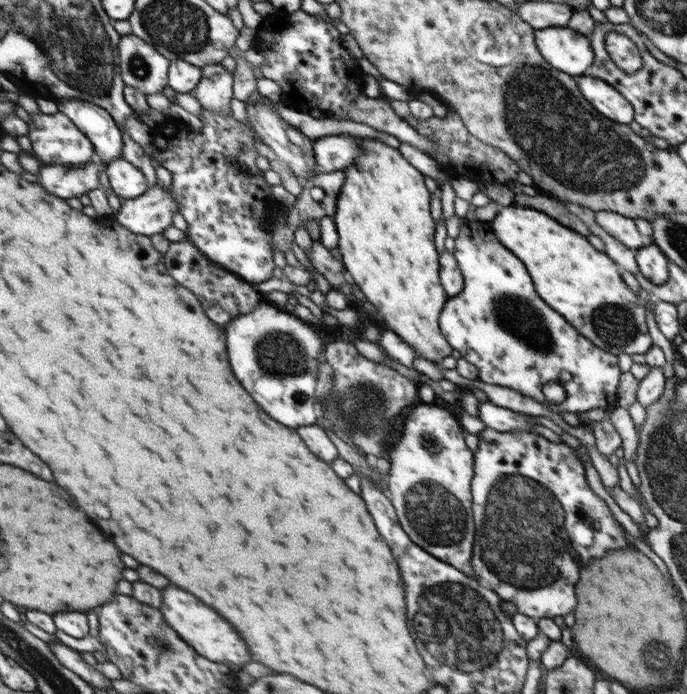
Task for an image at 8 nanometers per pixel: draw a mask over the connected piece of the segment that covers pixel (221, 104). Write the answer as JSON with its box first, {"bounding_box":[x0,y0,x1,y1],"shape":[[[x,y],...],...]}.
{"bounding_box":[192,63,233,115],"shape":[[[221,63],[202,67],[202,76],[192,94],[202,107],[220,115],[232,114],[230,100],[233,98],[233,73]]]}

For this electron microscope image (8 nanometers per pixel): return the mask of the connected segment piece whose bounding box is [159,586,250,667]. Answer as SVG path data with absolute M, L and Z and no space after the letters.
M168 586L162 590L162 604L159 609L165 615L166 622L178 632L182 640L189 643L204 658L214 662L232 662L241 667L250 660L246 644L232 630L232 626L226 620L222 620L210 606L202 604L196 596L184 592L176 586Z

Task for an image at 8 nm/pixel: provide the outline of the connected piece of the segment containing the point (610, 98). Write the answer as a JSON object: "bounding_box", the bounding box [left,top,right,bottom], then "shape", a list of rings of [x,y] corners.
{"bounding_box":[578,76,636,125],"shape":[[[581,76],[578,86],[582,86],[582,94],[586,94],[589,103],[592,102],[606,118],[623,125],[630,124],[636,118],[632,103],[625,98],[616,88],[606,83],[604,79],[589,76]]]}

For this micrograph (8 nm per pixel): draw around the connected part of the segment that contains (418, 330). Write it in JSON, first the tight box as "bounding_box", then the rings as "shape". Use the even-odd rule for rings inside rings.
{"bounding_box":[332,137,453,364],"shape":[[[360,137],[362,151],[354,164],[346,167],[346,181],[338,193],[336,212],[332,218],[339,236],[340,254],[345,270],[352,276],[369,303],[378,309],[379,323],[394,331],[408,343],[416,356],[440,364],[450,356],[453,347],[442,334],[441,313],[448,304],[448,294],[440,286],[438,252],[434,244],[434,220],[430,216],[430,192],[424,186],[424,176],[398,152],[372,137]]]}

